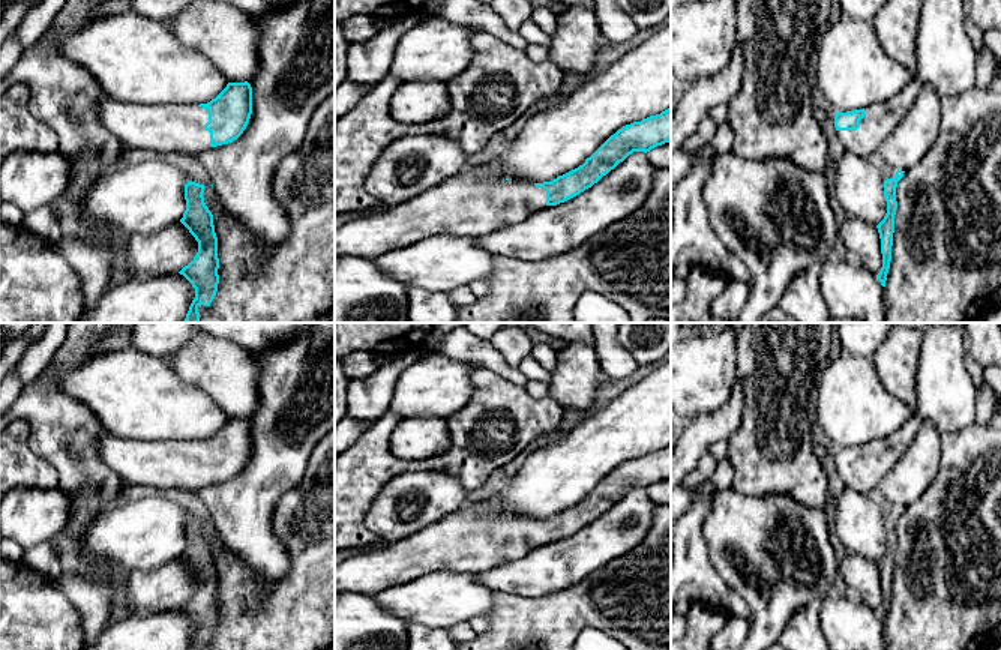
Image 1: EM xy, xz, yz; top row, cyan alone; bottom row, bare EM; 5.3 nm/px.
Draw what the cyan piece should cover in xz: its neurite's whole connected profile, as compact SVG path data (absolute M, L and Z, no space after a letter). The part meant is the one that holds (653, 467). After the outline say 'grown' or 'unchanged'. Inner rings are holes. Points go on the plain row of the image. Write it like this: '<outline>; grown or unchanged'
M671 444L650 452L641 458L623 462L611 471L578 504L558 512L552 518L530 519L525 516L506 516L495 495L485 501L467 503L456 512L449 513L438 522L398 540L384 542L360 552L335 567L335 596L344 591L375 594L381 590L408 584L425 573L435 570L479 573L504 561L519 560L534 548L564 539L597 519L633 488L650 488L671 477Z; grown

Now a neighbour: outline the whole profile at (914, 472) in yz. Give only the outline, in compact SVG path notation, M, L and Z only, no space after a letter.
M923 420L914 441L878 488L890 503L906 507L933 482L939 461L941 434L929 420Z

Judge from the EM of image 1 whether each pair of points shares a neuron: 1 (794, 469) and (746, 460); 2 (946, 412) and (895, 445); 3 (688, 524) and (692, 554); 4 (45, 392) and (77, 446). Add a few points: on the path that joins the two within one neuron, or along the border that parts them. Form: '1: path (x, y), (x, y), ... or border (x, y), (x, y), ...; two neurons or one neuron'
1: path (782, 466), (772, 466), (764, 460), (758, 460); one neuron
2: border (914, 413), (922, 421); two neurons
3: path (688, 532), (691, 547); one neuron
4: path (45, 406), (63, 433); one neuron

